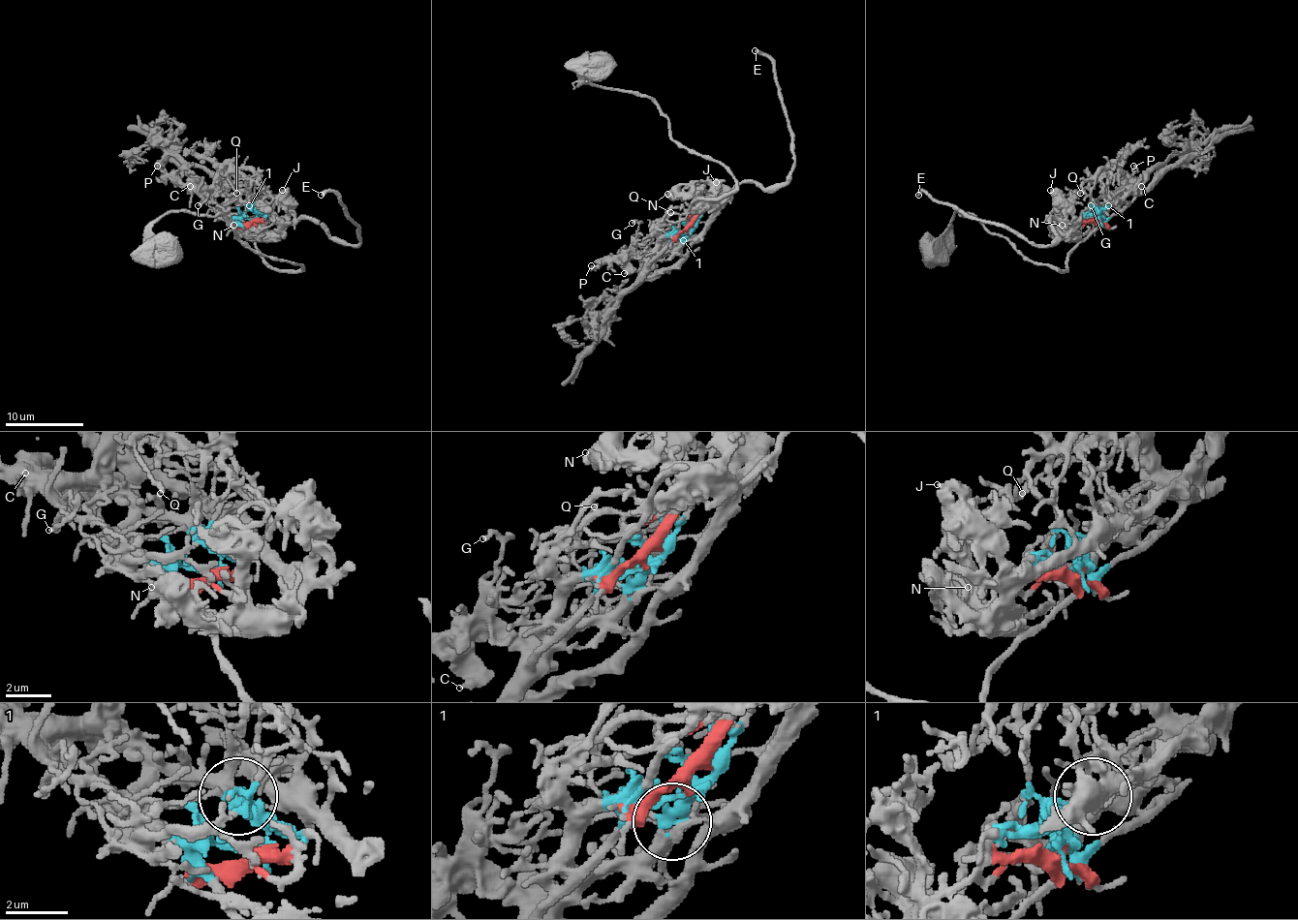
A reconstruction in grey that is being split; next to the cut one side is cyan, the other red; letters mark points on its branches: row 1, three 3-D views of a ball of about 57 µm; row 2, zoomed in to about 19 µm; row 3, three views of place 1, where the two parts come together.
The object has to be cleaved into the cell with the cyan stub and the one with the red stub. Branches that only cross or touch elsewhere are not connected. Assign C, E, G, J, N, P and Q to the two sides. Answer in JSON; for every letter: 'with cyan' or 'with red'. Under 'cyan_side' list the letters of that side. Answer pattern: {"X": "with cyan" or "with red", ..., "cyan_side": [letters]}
{"C": "with cyan", "E": "with red", "G": "with cyan", "J": "with red", "N": "with red", "P": "with cyan", "Q": "with cyan", "cyan_side": ["C", "G", "P", "Q"]}

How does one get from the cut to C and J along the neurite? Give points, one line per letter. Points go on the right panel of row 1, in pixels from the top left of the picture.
C: (1100, 218), (1102, 206), (1130, 183), (1138, 181), (1142, 185)
J: (1100, 218), (1083, 220), (1071, 229), (1058, 210), (1060, 200), (1050, 189)

